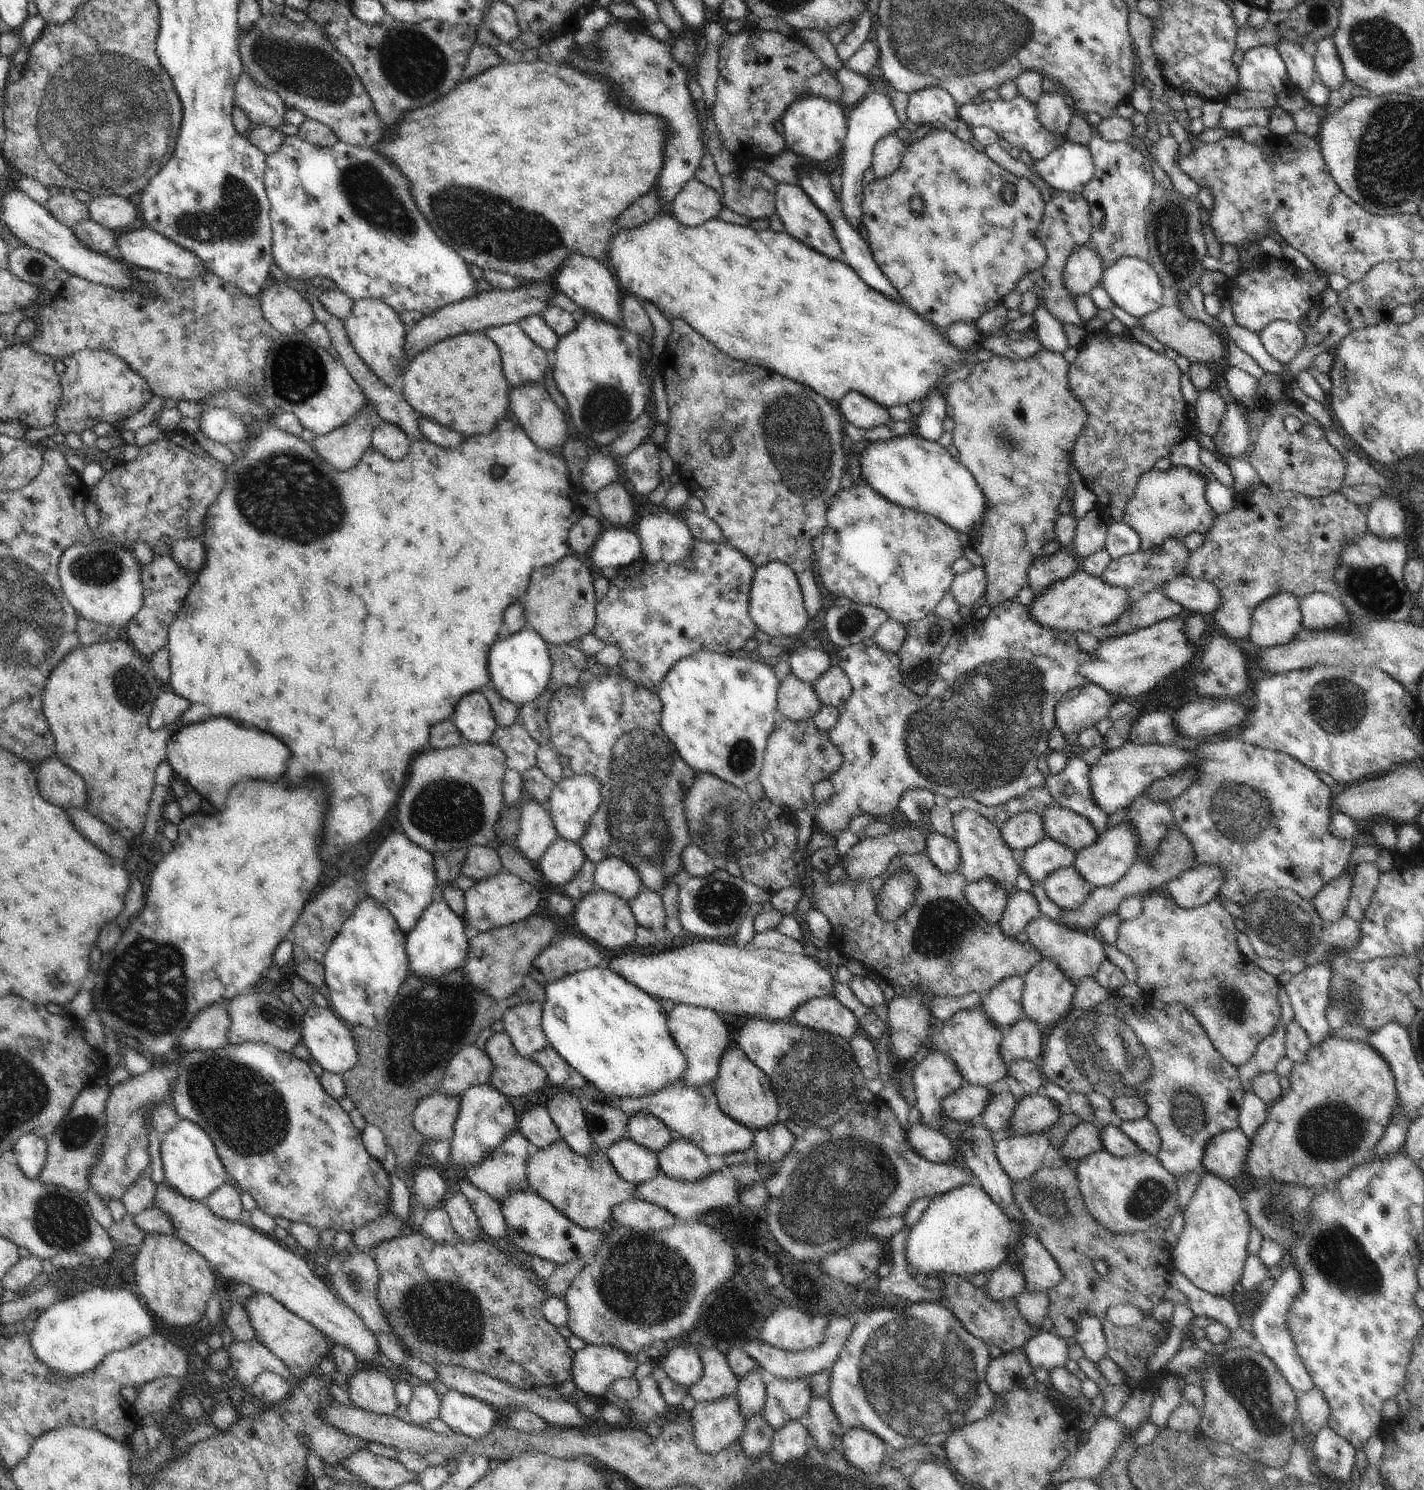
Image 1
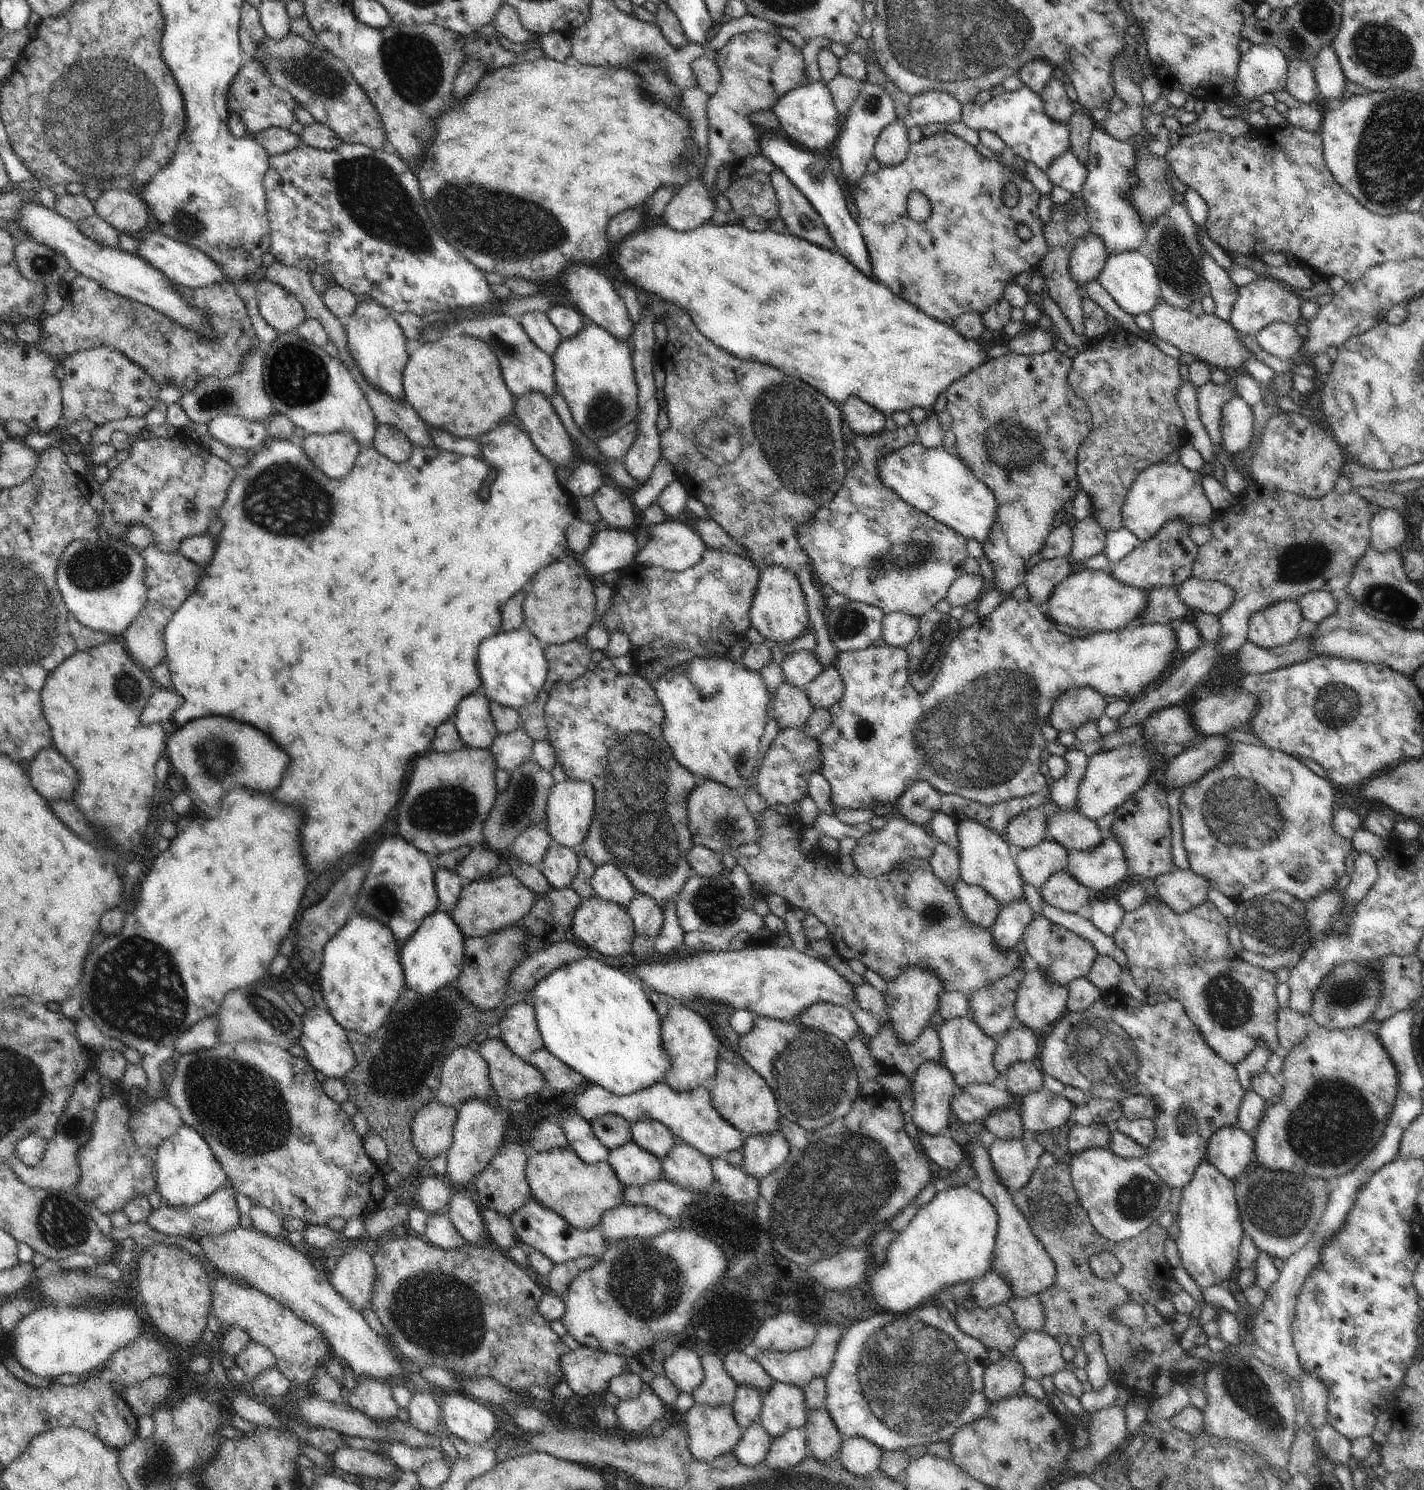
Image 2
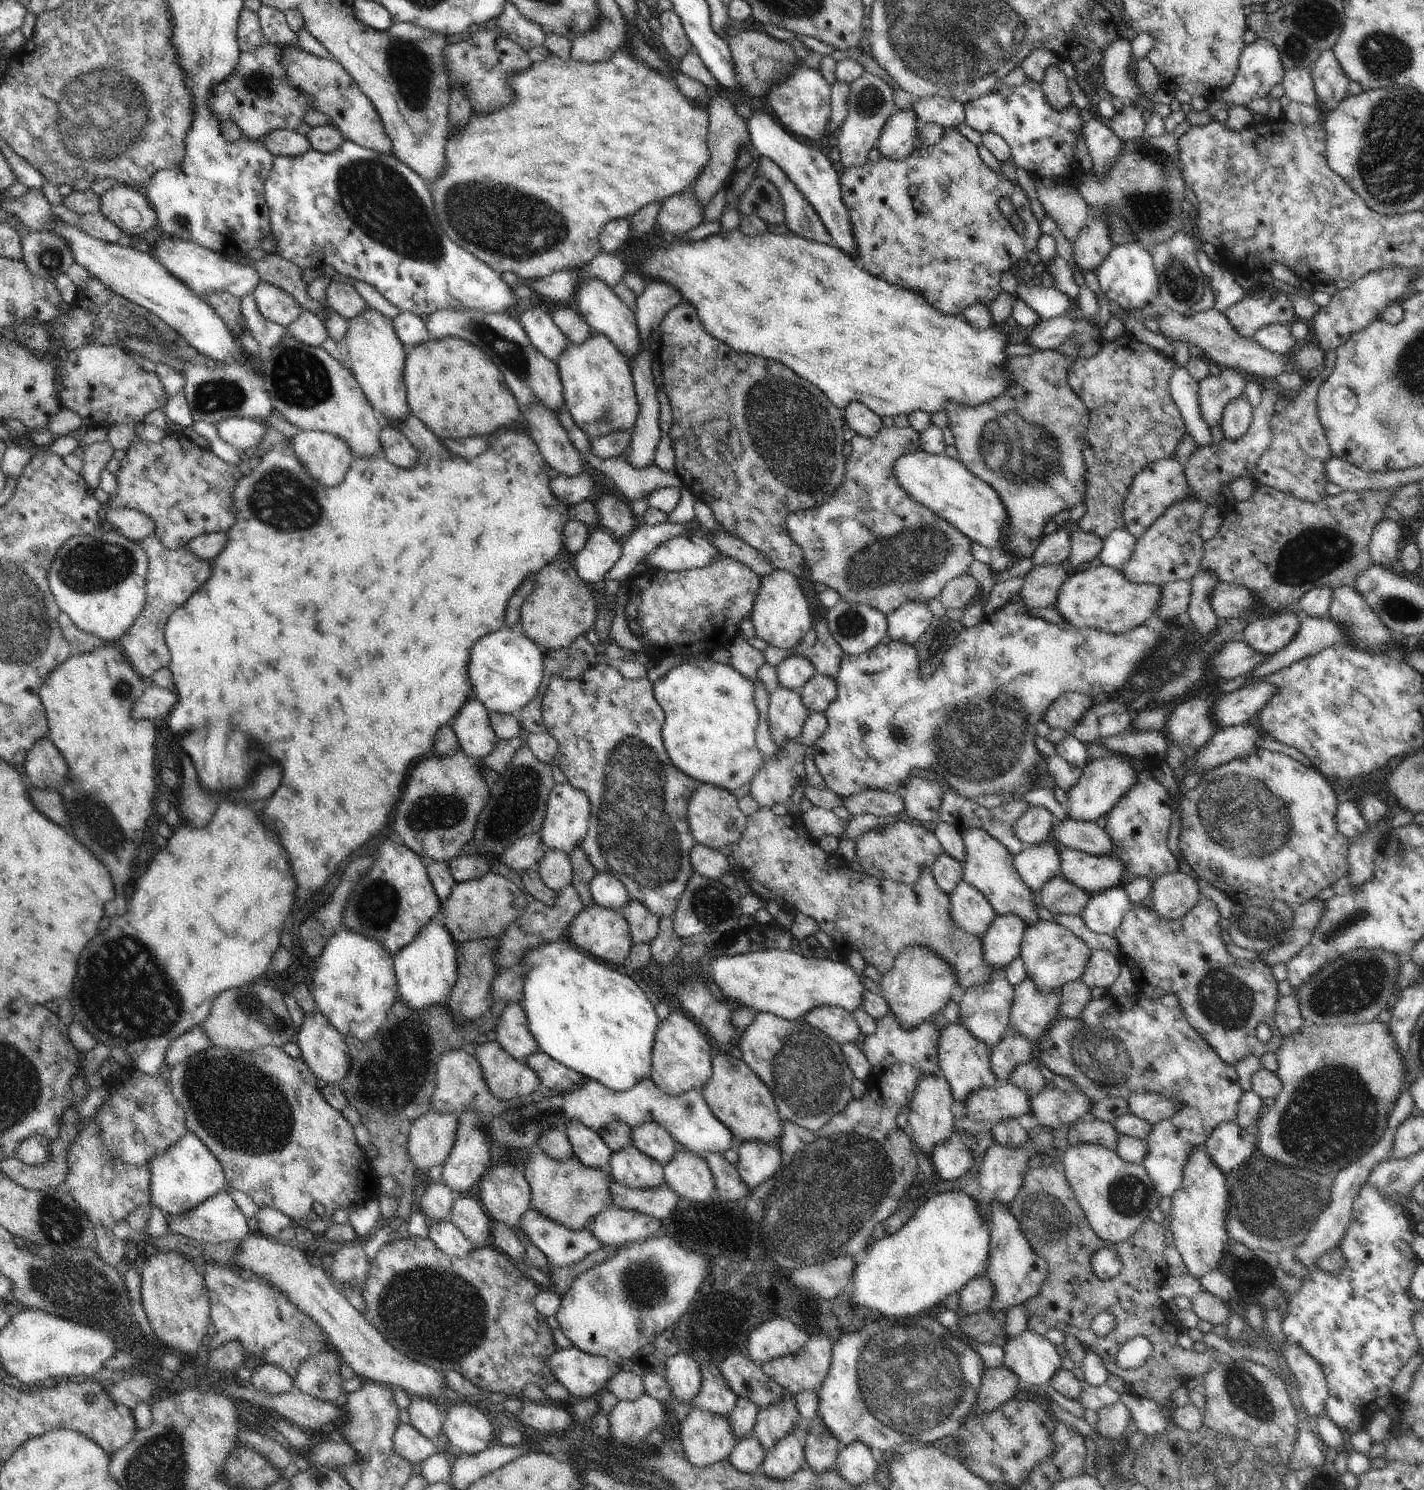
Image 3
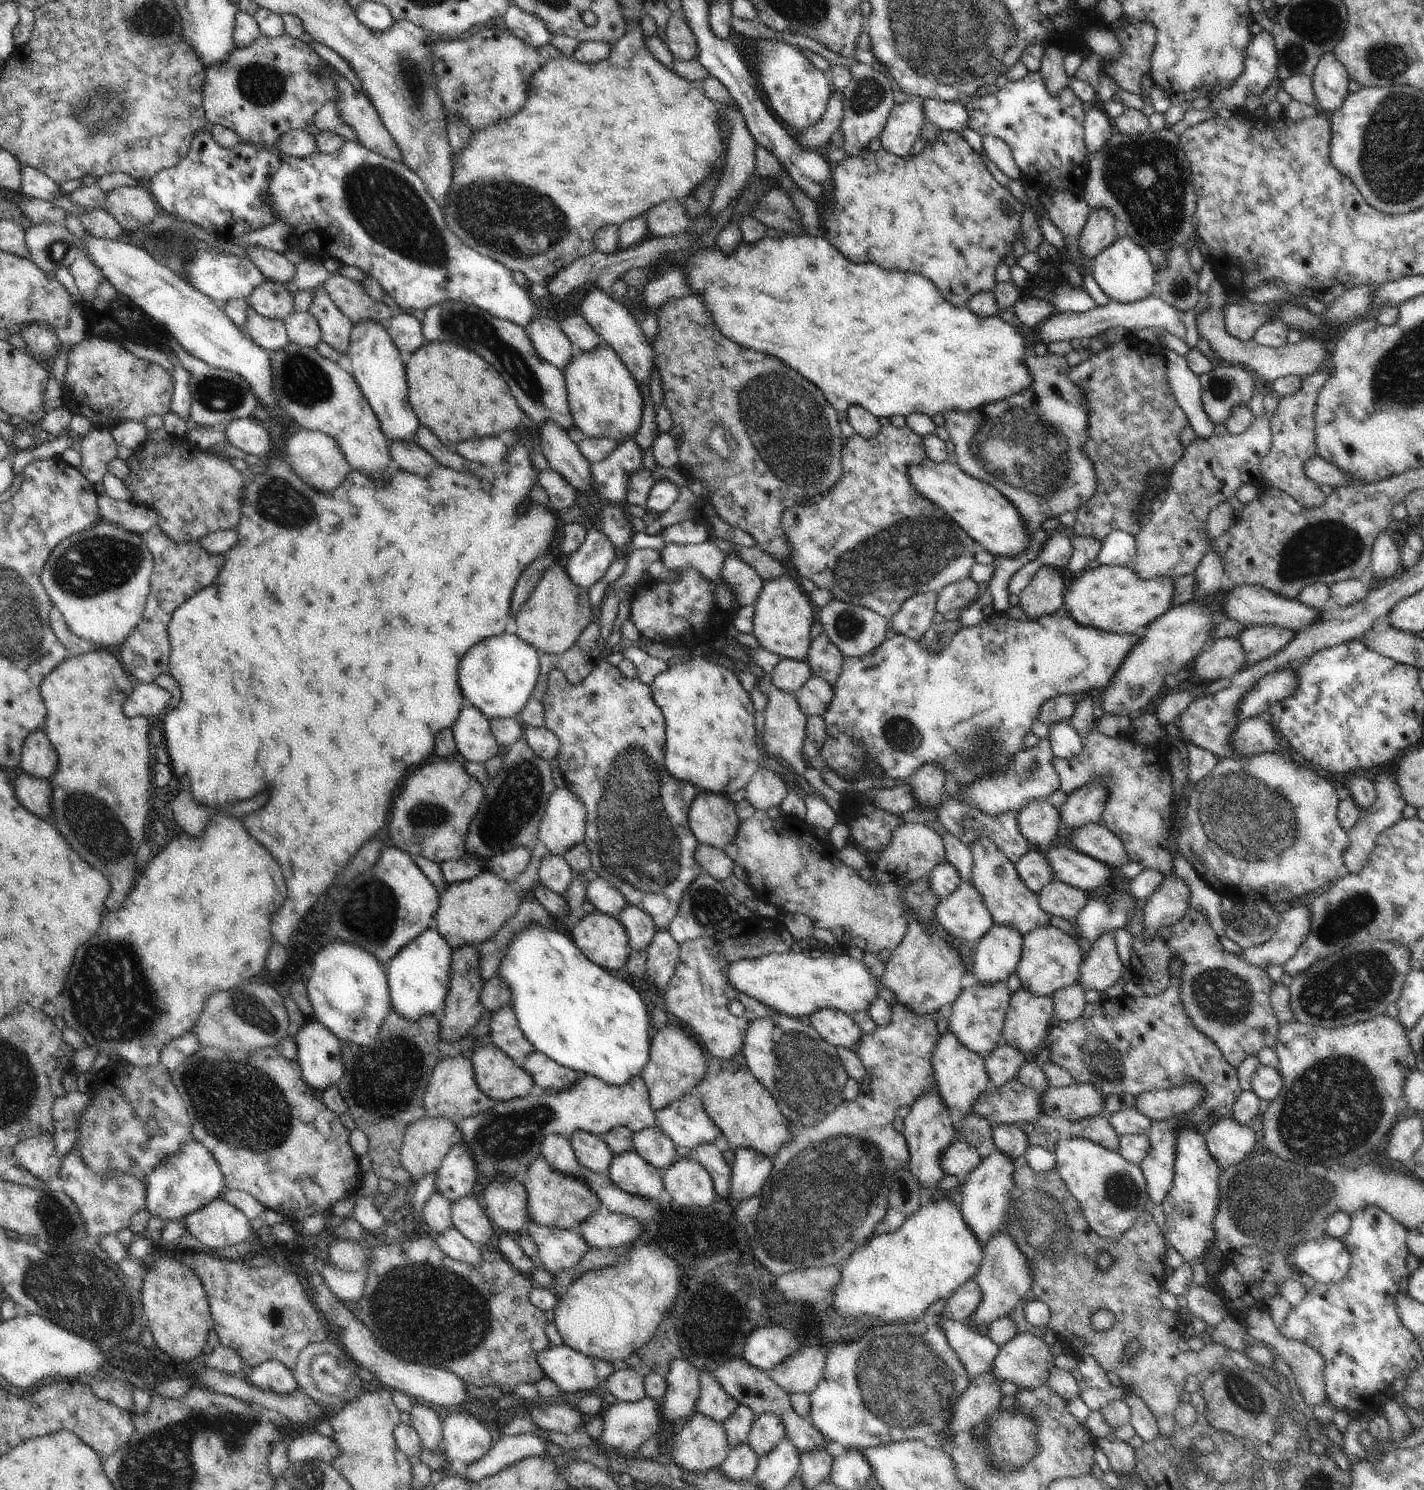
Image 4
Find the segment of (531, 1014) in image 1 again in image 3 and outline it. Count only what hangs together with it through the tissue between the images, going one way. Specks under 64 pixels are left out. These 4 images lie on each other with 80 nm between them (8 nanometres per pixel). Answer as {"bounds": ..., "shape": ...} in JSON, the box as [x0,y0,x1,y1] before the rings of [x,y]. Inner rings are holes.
{"bounds":[494,1003,539,1062],"shape":[[[520,1003],[506,1005],[494,1030],[502,1048],[516,1060],[526,1062],[532,1053],[539,1050],[538,1041],[529,1029],[526,1013]]]}

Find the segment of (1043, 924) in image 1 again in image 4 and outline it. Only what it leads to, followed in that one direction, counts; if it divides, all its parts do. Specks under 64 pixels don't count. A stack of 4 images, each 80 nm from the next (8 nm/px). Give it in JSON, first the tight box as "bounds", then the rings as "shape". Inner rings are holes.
{"bounds":[1016,925,1083,996],"shape":[[[1044,925],[1023,936],[1021,957],[1016,972],[1022,987],[1034,996],[1052,996],[1062,987],[1070,986],[1079,980],[1083,960],[1081,946],[1070,934],[1056,926]]]}

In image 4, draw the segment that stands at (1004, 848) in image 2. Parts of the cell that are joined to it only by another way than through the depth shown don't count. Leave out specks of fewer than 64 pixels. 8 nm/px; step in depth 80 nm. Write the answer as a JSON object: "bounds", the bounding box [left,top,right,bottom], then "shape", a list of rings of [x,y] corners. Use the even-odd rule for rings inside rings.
{"bounds":[969,837,1050,936],"shape":[[[978,837],[971,844],[970,850],[973,854],[973,865],[969,881],[980,891],[995,923],[1014,925],[1023,936],[1035,928],[1050,925],[1050,915],[1040,908],[1038,894],[1022,882],[1015,864],[1008,860],[992,839]]]}

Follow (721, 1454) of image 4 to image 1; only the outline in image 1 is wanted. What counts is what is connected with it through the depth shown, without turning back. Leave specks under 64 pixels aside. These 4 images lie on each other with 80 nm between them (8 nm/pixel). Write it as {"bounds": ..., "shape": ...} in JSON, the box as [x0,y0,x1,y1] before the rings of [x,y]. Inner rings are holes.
{"bounds":[690,1393,746,1454],"shape":[[[737,1393],[728,1398],[696,1403],[690,1414],[695,1430],[695,1443],[703,1453],[714,1454],[728,1448],[734,1441],[740,1440],[745,1429],[746,1422],[739,1409]]]}

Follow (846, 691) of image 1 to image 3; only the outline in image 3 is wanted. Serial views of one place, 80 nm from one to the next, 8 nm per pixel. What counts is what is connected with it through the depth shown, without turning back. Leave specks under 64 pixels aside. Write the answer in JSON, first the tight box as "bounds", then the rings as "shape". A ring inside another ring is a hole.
{"bounds":[800,673,837,713],"shape":[[[816,673],[800,689],[802,702],[810,713],[824,713],[825,710],[837,699],[837,680],[831,676]]]}

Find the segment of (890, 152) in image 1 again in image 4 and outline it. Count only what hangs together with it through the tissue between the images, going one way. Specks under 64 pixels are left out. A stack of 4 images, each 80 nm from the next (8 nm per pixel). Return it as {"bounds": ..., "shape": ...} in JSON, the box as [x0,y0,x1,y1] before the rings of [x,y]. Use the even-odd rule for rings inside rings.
{"bounds":[879,98,925,158],"shape":[[[922,98],[895,104],[879,136],[882,148],[900,158],[910,157],[925,124]]]}

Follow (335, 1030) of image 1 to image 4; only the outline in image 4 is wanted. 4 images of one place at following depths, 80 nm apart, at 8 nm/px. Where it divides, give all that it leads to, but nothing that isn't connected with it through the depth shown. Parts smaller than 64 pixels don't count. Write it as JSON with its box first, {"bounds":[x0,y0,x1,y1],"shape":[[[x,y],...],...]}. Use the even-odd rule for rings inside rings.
{"bounds":[294,1018,344,1093],"shape":[[[310,1018],[300,1027],[294,1039],[298,1051],[297,1061],[308,1087],[322,1093],[342,1078],[344,1064],[340,1039],[325,1024]]]}

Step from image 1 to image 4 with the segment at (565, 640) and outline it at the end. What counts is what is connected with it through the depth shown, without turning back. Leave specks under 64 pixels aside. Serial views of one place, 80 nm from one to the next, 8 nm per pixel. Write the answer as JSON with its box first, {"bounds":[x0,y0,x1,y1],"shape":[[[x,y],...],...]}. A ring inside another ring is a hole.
{"bounds":[512,563,592,653],"shape":[[[551,563],[546,568],[536,588],[531,592],[530,600],[522,606],[518,618],[516,618],[516,630],[512,630],[525,643],[535,646],[540,653],[563,653],[578,640],[582,631],[592,623],[592,605],[589,601],[589,589],[579,587],[569,579],[567,570],[557,563]]]}

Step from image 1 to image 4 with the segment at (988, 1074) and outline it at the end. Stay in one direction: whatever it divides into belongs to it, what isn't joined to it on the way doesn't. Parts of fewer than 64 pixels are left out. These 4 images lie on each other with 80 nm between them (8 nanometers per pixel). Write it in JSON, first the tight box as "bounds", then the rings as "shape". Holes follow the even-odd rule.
{"bounds":[931,1030,989,1113],"shape":[[[943,1030],[933,1052],[931,1063],[935,1072],[936,1089],[939,1090],[943,1103],[947,1104],[949,1110],[959,1108],[970,1113],[972,1103],[977,1096],[988,1091],[989,1076],[985,1067],[985,1058],[966,1048],[953,1032]]]}

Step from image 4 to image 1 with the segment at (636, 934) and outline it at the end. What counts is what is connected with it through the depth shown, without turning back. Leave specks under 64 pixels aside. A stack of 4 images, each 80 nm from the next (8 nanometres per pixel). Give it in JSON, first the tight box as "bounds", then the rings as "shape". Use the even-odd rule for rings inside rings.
{"bounds":[629,888,667,935],"shape":[[[642,888],[629,905],[640,925],[656,931],[658,935],[663,932],[667,914],[663,896],[660,893],[655,893],[649,888]]]}

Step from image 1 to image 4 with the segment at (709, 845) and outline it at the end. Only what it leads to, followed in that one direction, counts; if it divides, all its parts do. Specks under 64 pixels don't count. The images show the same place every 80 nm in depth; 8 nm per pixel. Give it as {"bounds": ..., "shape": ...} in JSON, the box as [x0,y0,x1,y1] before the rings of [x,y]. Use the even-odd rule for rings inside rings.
{"bounds":[688,791,741,849],"shape":[[[710,791],[698,793],[688,811],[689,825],[699,844],[723,849],[739,833],[741,820],[728,795]]]}

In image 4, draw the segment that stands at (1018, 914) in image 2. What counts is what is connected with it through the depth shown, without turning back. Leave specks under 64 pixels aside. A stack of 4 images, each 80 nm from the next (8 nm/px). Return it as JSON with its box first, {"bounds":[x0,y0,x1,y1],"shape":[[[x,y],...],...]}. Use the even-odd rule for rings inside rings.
{"bounds":[974,923,1023,985],"shape":[[[994,923],[975,944],[974,978],[983,985],[1006,981],[1016,971],[1023,934],[1014,925]]]}

